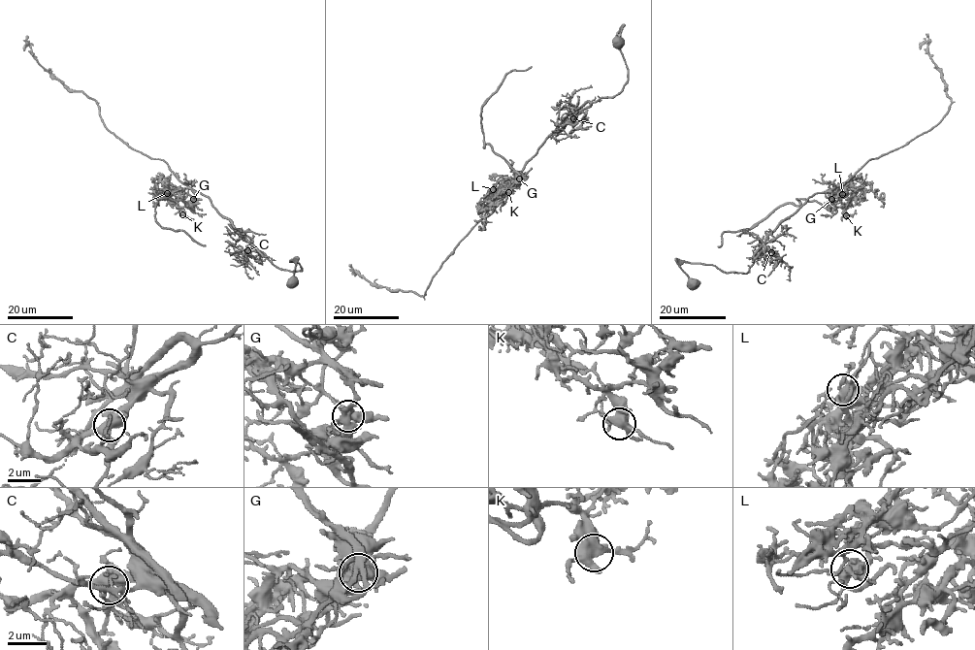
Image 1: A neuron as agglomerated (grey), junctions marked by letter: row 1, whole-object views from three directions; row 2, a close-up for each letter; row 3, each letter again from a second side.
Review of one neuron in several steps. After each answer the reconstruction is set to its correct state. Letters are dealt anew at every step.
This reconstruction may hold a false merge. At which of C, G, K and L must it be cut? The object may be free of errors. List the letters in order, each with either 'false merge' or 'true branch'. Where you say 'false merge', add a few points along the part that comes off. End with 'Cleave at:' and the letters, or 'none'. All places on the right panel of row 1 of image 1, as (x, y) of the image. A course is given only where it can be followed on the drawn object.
C: true branch
G: false merge; foreign part runs (831, 200), (823, 206), (805, 199), (797, 199), (797, 206), (780, 205), (748, 229), (725, 231), (718, 246)
K: true branch
L: true branch
Cleave at: G

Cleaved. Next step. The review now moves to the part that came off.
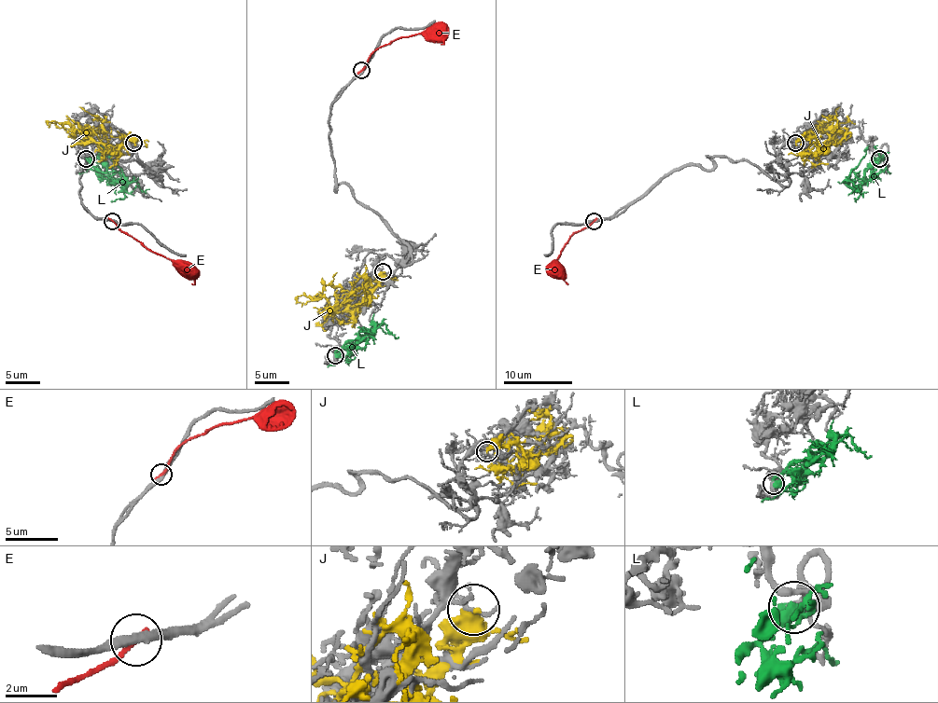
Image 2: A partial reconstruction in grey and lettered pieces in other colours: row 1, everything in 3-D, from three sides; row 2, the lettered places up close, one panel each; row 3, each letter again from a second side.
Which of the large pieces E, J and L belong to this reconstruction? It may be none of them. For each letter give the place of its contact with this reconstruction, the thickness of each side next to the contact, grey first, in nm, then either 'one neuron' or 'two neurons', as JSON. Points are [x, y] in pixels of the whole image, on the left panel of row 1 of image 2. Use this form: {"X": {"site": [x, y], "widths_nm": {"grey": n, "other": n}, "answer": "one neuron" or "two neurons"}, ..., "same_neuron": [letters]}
{"E": {"site": [112, 221], "widths_nm": {"grey": 280, "other": 200}, "answer": "two neurons"}, "J": {"site": [133, 143], "widths_nm": {"grey": 200, "other": 500}, "answer": "two neurons"}, "L": {"site": [86, 158], "widths_nm": {"grey": 240, "other": 400}, "answer": "one neuron"}, "same_neuron": ["L"]}

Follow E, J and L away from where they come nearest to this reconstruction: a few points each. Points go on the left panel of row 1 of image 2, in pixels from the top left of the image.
E: (113, 221), (149, 249), (168, 257), (193, 282), (192, 285)
J: (133, 143), (125, 139), (113, 151), (106, 153), (82, 132), (46, 120)
L: (85, 158), (109, 177), (121, 170), (99, 145)

